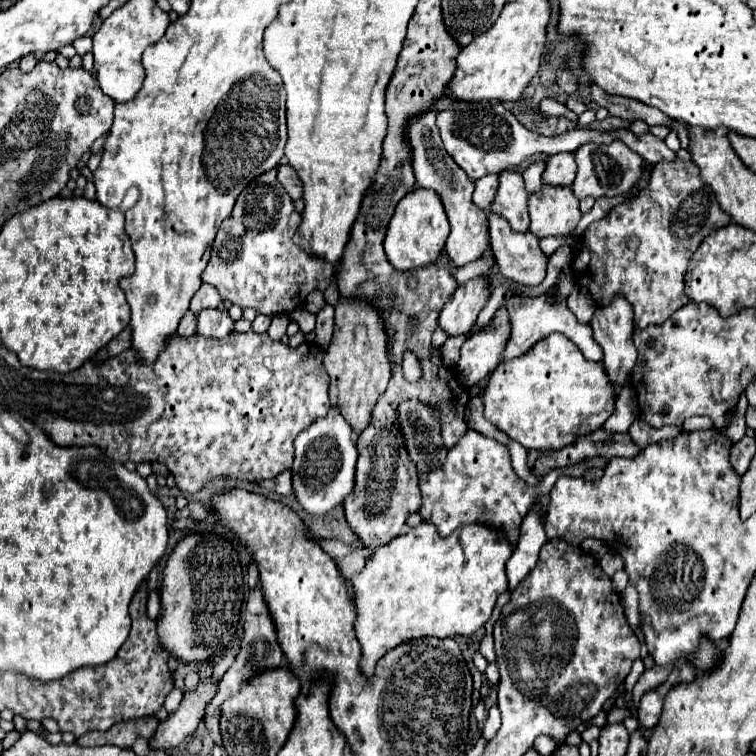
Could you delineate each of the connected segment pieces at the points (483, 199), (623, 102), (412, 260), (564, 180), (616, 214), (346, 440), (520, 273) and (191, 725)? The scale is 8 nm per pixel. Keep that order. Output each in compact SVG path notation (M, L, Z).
M486 175L482 179L476 181L476 189L474 189L474 203L488 211L492 201L494 201L494 195L496 195L496 189L498 189L498 175Z
M598 85L592 87L594 93L594 101L608 109L612 117L618 119L628 119L628 121L636 121L642 119L648 125L670 125L672 119L666 117L664 113L658 113L658 109L650 109L648 105L642 105L640 101L630 101L628 97L612 97L608 93L604 93Z
M414 189L402 201L396 205L396 211L390 219L386 239L384 239L384 249L388 255L388 261L398 269L414 269L414 267L424 267L430 265L438 259L440 251L444 249L444 243L448 239L450 227L448 227L448 217L444 213L442 201L434 189Z
M558 153L548 157L546 171L542 175L544 185L560 185L560 187L572 187L576 177L576 161L574 153Z
M672 161L672 163L664 163L664 165L662 165L662 183L660 183L658 187L652 187L652 185L646 187L646 191L642 191L638 197L634 197L634 199L628 201L628 203L616 205L604 219L592 223L592 225L584 231L584 249L582 249L582 253L574 259L574 281L578 279L578 283L590 291L592 299L596 301L596 305L608 305L608 303L614 299L616 293L622 293L622 295L628 299L628 303L632 305L632 309L634 309L634 327L636 327L636 329L646 329L648 325L662 325L662 321L666 321L666 317L670 317L670 313L674 313L676 309L680 309L682 305L688 303L688 297L686 297L686 293L684 293L684 277L686 277L688 261L692 259L692 255L694 255L694 251L698 249L700 241L704 241L704 237L706 237L708 233L712 233L712 231L716 231L716 229L720 229L720 227L726 227L728 223L730 223L730 217L720 209L720 205L718 205L718 201L716 201L712 189L702 183L700 171L698 171L698 167L696 167L692 161Z
M332 407L326 417L314 421L296 437L294 447L296 457L292 465L292 483L300 505L312 515L324 515L332 507L342 505L346 495L354 489L354 471L358 459L354 431L342 413Z
M490 213L488 221L490 221L490 229L488 229L490 231L490 249L492 249L492 255L496 259L498 271L506 279L522 283L522 285L532 285L534 287L534 285L542 283L542 279L546 277L548 257L542 253L542 249L538 245L538 237L534 237L532 233L512 231L508 221L504 217L498 217L496 213Z
M214 675L200 681L196 689L186 691L178 709L170 713L166 721L160 721L158 733L154 733L154 741L148 741L150 749L168 751L194 735L198 723L206 715L208 703L214 699L214 693L218 693L218 679Z

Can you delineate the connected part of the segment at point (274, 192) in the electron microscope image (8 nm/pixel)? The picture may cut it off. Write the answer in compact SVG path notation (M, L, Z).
M276 169L262 173L242 189L232 215L222 221L216 233L214 253L202 273L202 283L214 285L222 299L242 309L252 307L264 315L282 315L304 307L306 295L314 289L324 291L334 277L334 265L310 257L294 245L294 229L298 229L302 217L278 183L276 173Z

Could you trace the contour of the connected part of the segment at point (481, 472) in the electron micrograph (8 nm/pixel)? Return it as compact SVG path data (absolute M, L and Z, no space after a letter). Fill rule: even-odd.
M470 429L458 441L458 445L448 451L448 457L440 469L420 475L418 485L422 491L422 507L418 513L426 523L432 523L442 537L448 537L462 525L484 523L492 529L504 531L506 541L510 541L510 545L516 545L520 537L520 523L536 505L536 501L540 503L540 519L542 523L546 521L550 489L554 487L558 477L582 477L588 467L604 468L608 462L601 457L590 458L580 465L572 465L570 469L554 469L554 473L546 473L546 477L538 479L536 485L530 485L516 475L516 471L512 469L510 453L502 443L490 437L482 437L482 433L474 433Z

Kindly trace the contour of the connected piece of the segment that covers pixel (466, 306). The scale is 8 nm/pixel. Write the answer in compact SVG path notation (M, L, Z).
M486 275L468 281L464 287L458 287L452 299L444 305L438 319L438 327L446 331L448 337L466 335L476 323L476 317L480 309L486 305L488 297L490 285Z

